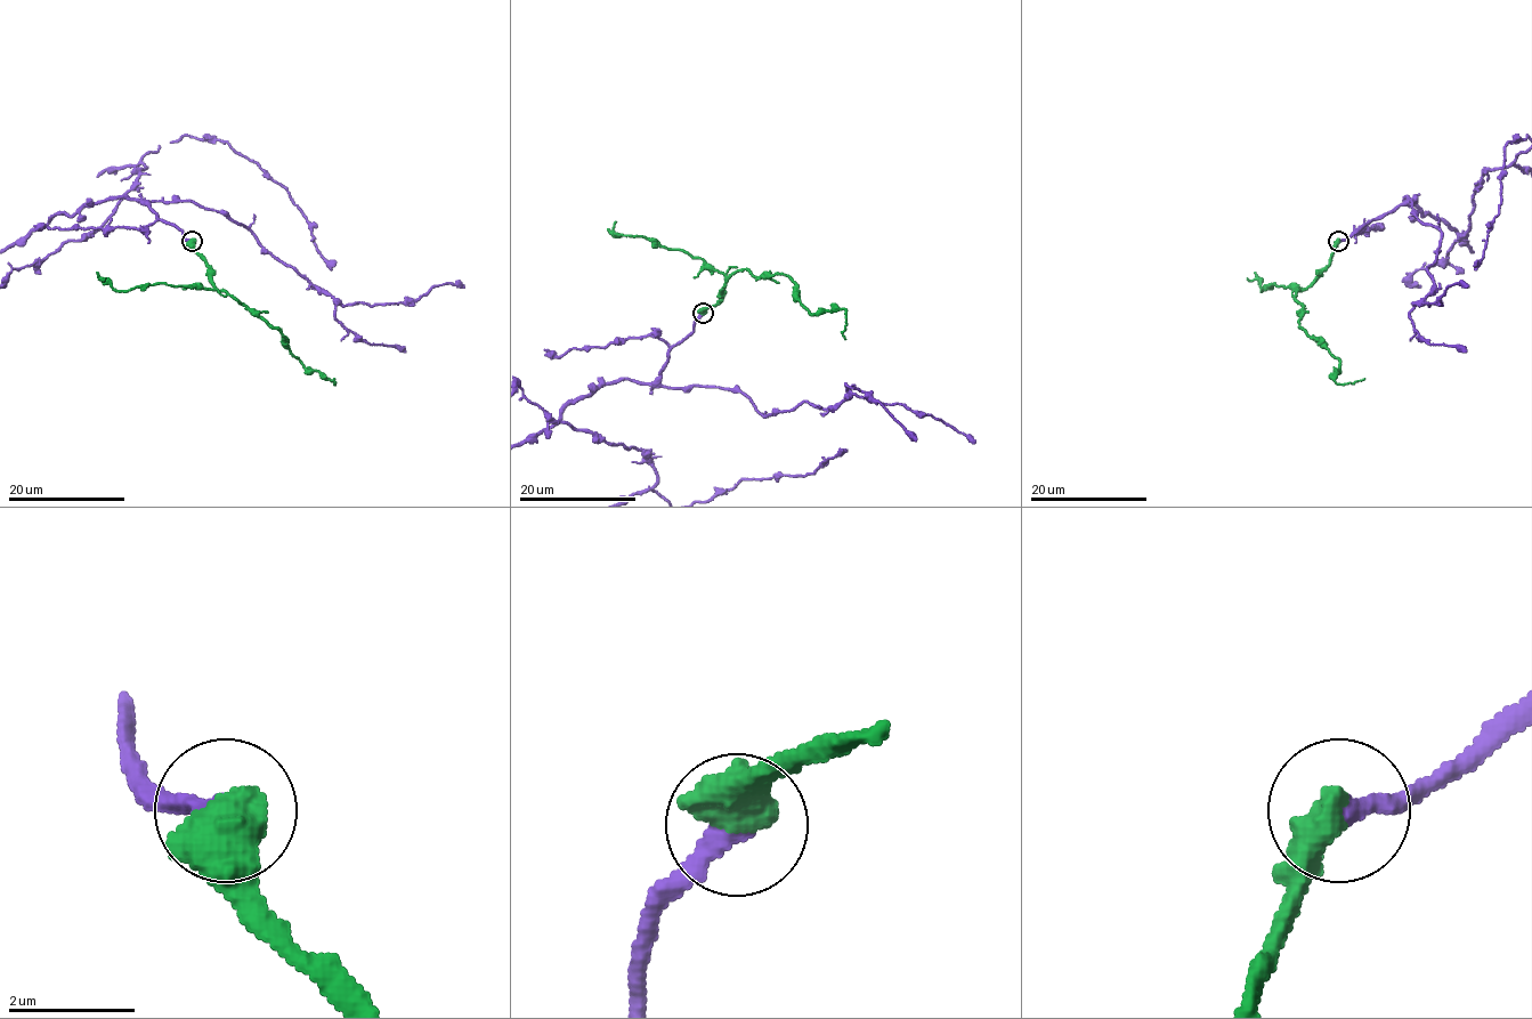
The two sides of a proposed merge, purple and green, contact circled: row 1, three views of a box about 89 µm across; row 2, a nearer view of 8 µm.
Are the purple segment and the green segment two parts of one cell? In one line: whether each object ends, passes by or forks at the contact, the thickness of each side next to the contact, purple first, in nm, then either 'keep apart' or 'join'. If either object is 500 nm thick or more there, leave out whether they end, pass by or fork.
calibres 320 and 700 nm; join

